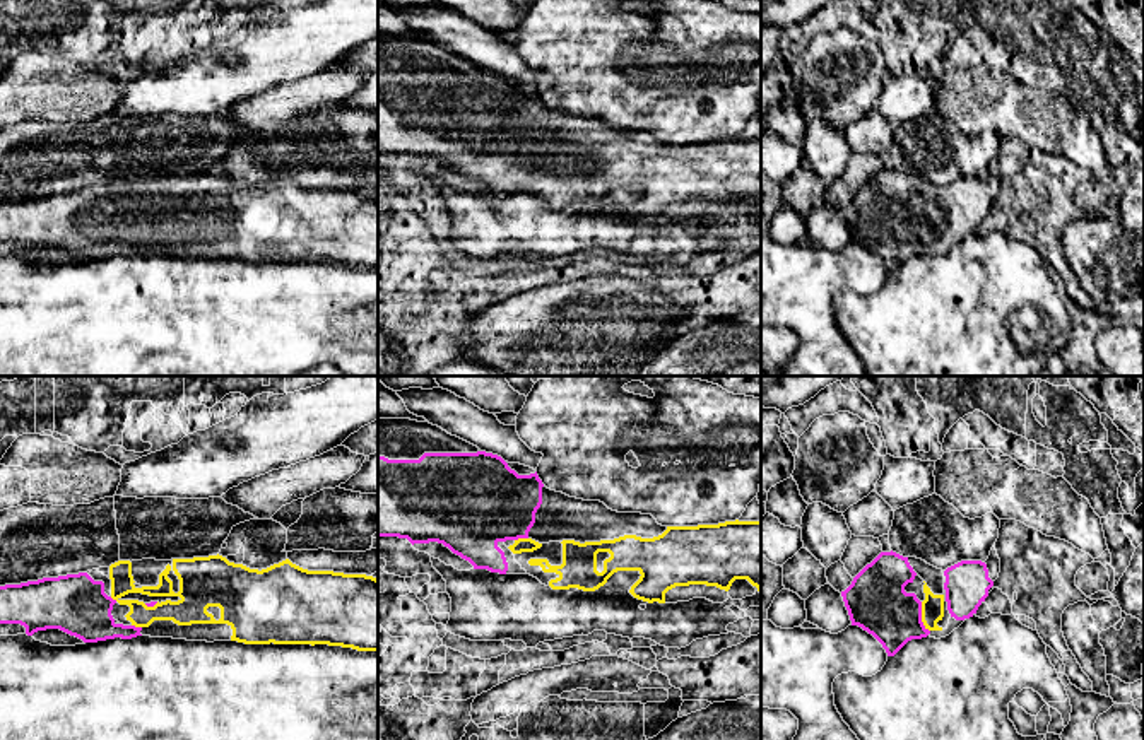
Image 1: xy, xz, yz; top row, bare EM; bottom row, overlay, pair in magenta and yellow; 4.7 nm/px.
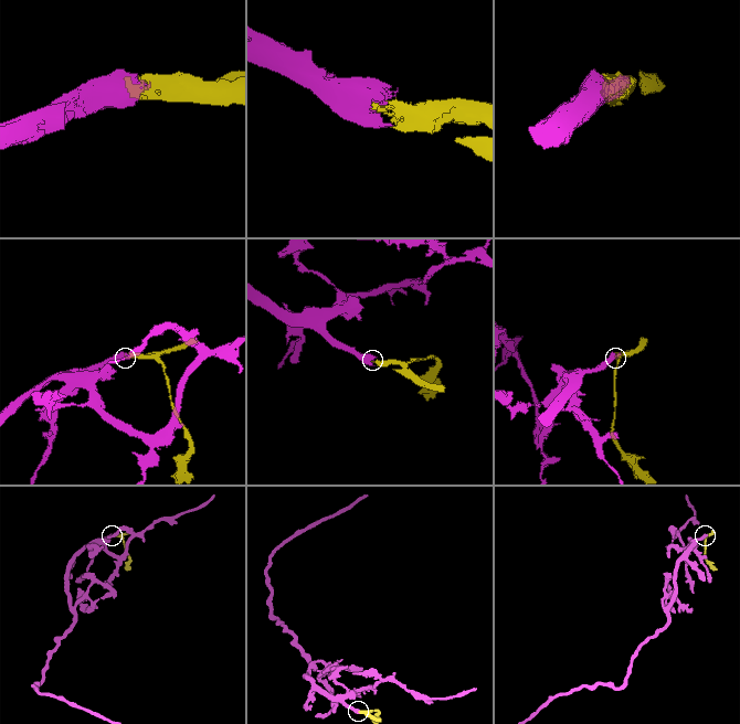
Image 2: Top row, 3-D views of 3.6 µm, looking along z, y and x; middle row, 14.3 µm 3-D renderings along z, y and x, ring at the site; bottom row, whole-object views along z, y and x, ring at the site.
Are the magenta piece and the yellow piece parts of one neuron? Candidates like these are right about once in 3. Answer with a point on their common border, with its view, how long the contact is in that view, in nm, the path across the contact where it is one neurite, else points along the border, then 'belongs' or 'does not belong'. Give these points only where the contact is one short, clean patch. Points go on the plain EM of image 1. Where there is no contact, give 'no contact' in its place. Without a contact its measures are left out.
yz (920, 234) | 150 nm | across yz (876, 217), (893, 234), (920, 234), (932, 224) | belongs

